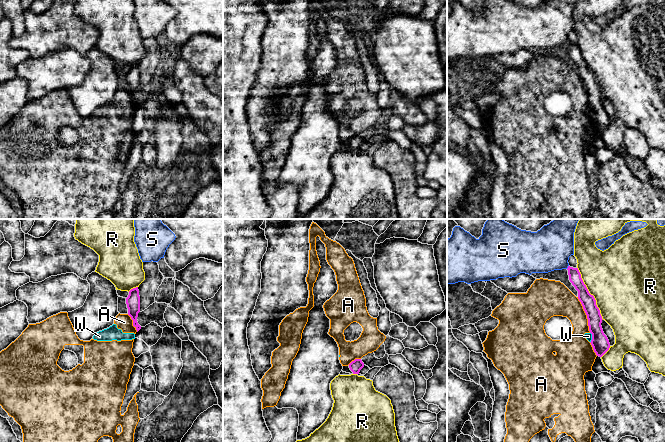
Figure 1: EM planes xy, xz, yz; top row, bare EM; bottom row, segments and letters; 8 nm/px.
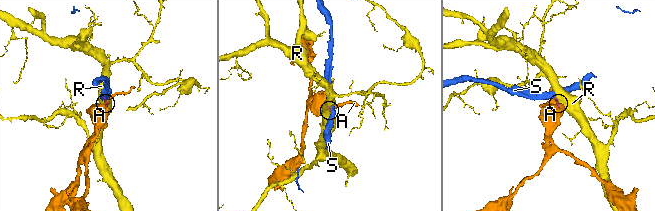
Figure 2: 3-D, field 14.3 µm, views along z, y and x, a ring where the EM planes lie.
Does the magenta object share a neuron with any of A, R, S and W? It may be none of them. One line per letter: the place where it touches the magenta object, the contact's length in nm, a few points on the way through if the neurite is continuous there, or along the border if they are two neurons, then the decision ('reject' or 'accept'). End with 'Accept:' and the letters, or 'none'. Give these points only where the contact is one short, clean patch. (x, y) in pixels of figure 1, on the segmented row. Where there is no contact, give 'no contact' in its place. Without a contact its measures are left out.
A: yz (586, 314) | 300 nm | along yz (577, 297), (586, 315), (590, 332) | reject
R: yz (589, 293) | 480 nm | reject
S: yz (568, 267) | 40 nm | along yz (568, 265), (566, 268) | reject
W: yz (592, 337) | 90 nm | along yz (590, 332), (590, 342) | reject
Accept: none

